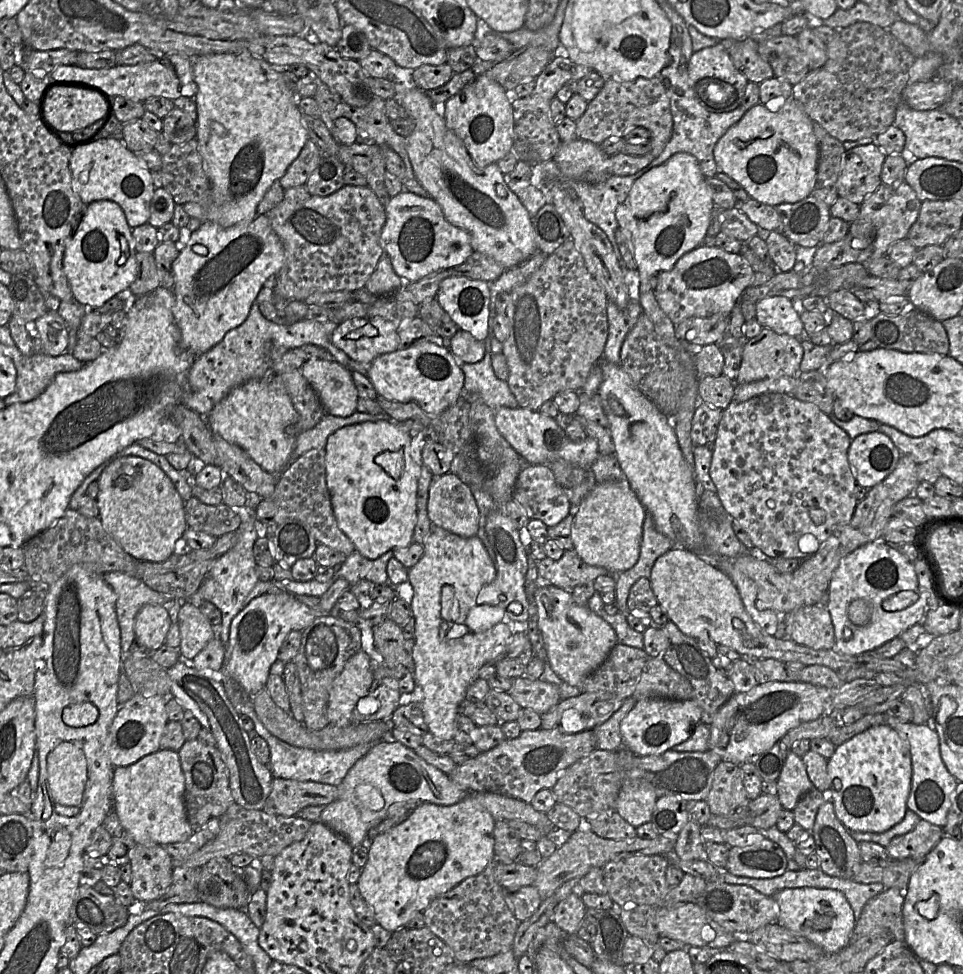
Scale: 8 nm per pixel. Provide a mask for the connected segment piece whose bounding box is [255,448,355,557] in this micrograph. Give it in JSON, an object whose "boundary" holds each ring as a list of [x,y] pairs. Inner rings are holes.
{"boundary":[[[311,449],[299,456],[277,476],[273,494],[261,500],[255,508],[257,520],[265,527],[278,526],[284,521],[298,520],[309,526],[318,544],[324,544],[348,557],[354,544],[338,528],[326,485],[325,450]]]}

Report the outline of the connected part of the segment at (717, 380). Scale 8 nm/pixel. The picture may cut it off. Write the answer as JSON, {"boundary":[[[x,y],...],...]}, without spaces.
{"boundary":[[[724,375],[703,376],[698,382],[700,402],[724,410],[733,401],[735,382]]]}

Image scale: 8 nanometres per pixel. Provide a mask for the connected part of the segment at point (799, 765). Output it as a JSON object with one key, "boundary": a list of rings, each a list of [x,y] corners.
{"boundary":[[[789,752],[776,780],[777,796],[785,810],[793,810],[800,797],[814,788],[802,757]]]}

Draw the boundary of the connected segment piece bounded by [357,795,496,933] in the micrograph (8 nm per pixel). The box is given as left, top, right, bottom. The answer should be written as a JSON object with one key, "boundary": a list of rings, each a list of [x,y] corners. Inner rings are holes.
{"boundary":[[[469,795],[449,806],[419,804],[400,824],[369,838],[368,860],[361,869],[357,886],[363,899],[374,911],[377,923],[391,933],[403,928],[435,898],[448,892],[464,879],[481,873],[495,859],[495,823],[490,812],[475,796]]]}

